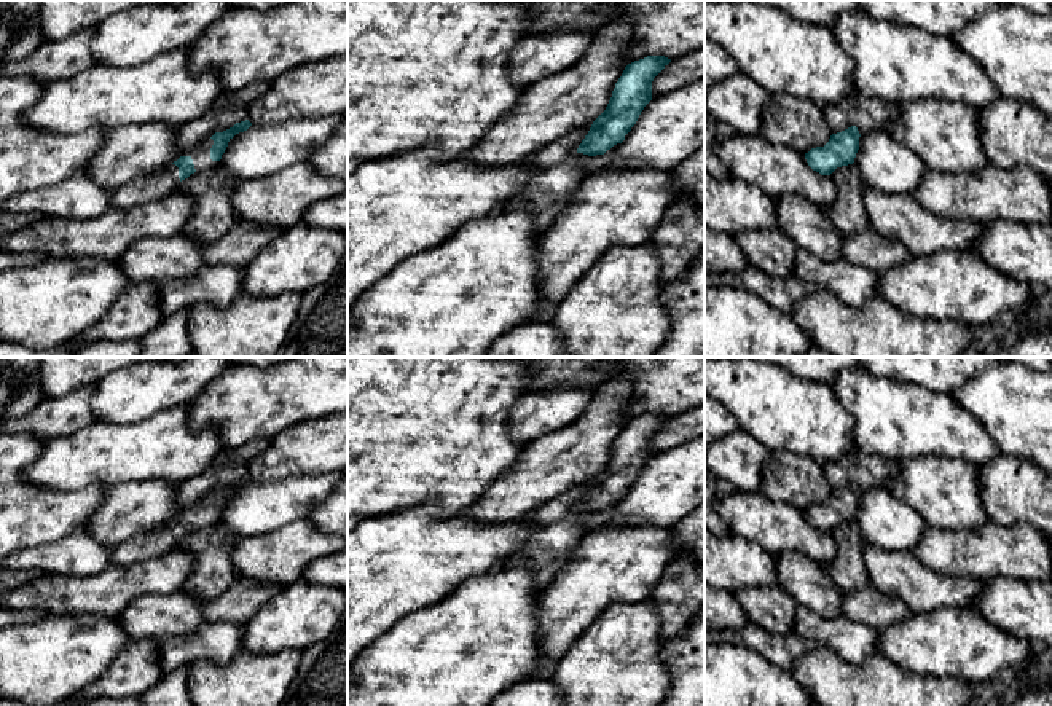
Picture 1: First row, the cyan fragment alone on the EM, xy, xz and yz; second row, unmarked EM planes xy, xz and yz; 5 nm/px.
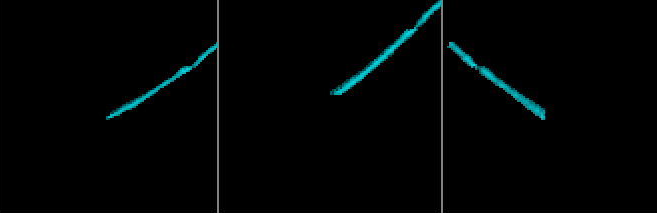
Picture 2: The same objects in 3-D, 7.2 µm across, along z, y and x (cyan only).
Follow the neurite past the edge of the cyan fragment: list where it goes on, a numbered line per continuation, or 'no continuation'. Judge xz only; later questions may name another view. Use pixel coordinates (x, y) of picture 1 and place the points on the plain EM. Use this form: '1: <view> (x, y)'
no continuation

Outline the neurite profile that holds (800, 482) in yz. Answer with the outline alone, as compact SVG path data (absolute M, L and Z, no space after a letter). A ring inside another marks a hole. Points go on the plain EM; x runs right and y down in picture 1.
M779 451L768 453L759 492L805 512L811 505L824 504L832 488L824 467L815 459Z

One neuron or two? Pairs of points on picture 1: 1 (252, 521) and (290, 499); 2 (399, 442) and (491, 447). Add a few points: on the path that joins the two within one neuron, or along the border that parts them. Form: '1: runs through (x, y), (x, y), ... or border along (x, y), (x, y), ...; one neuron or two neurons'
1: runs through (262, 512), (268, 505), (281, 502); one neuron
2: runs through (421, 445), (469, 445); one neuron

